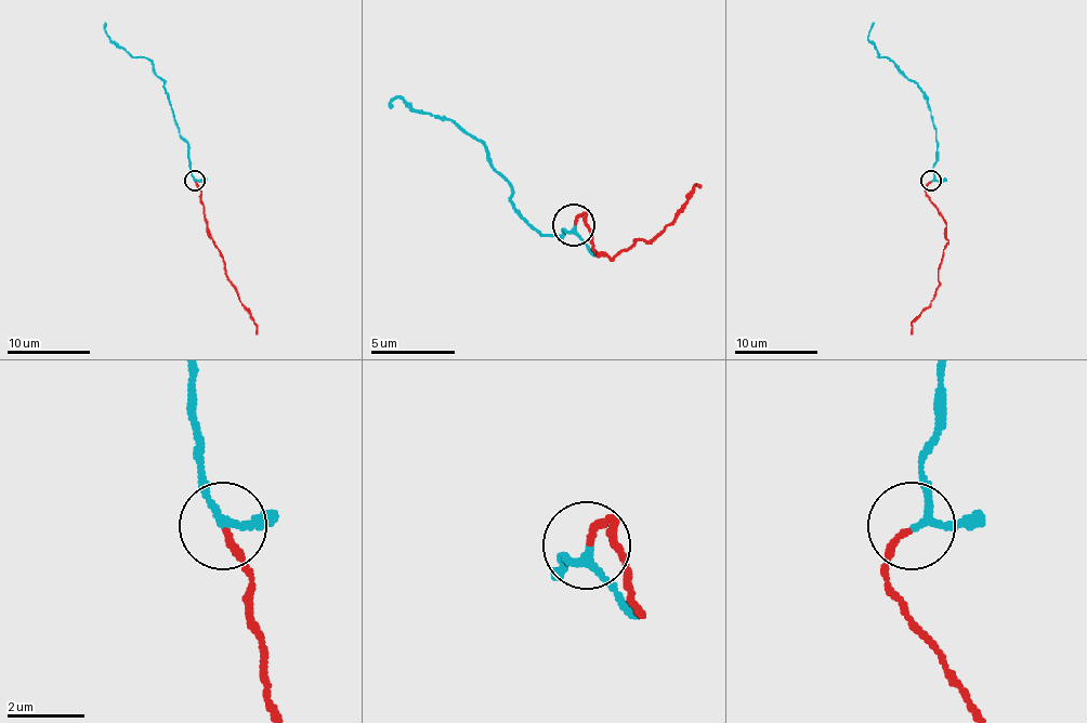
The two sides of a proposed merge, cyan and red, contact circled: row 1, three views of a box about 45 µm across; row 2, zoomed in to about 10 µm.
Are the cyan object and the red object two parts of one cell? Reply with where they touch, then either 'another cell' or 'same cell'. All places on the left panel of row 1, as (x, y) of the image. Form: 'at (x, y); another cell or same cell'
at (195, 181); same cell

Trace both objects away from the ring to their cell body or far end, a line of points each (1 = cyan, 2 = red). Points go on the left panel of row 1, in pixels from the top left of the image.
1: (195, 180), (187, 141), (179, 132), (168, 95), (154, 64), (119, 48), (104, 29), (106, 23)
2: (195, 182), (201, 195), (208, 236), (224, 263), (226, 279), (258, 333)

